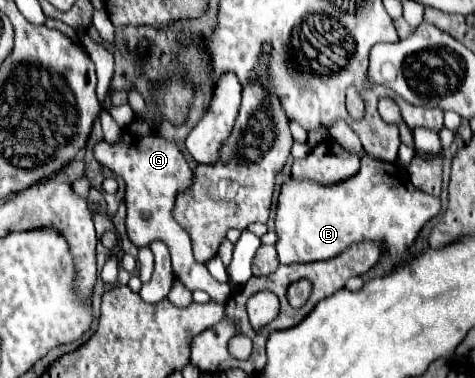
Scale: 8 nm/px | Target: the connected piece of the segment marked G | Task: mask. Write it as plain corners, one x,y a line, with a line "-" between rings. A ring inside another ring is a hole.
135,118
121,134
121,138
115,144
109,144
105,140
97,142
95,158
113,170
117,176
121,176
127,184
125,192
125,204
127,204
127,234
135,246
149,246
153,240
161,240
169,246
171,260
173,260
173,272
175,276
193,292
193,290
205,290
211,300
225,302
231,294
229,284
217,282
205,264
197,262
193,258
191,250
191,238
184,229
177,224
172,216
175,196
185,192
189,184
193,184
193,170
183,158
181,150
175,142
163,138
159,132
155,132
153,124

